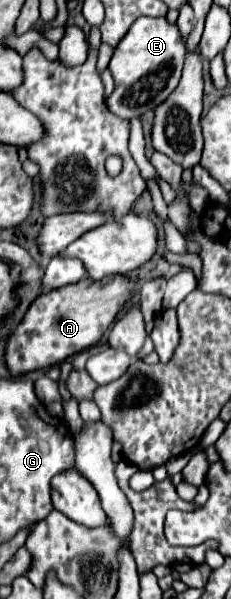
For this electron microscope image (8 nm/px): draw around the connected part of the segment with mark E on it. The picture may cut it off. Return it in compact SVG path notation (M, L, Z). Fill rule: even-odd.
M139 17L131 25L127 35L121 39L121 43L115 47L115 53L113 53L111 63L109 63L109 69L111 69L113 79L115 79L115 89L107 97L109 111L113 115L129 121L129 119L139 119L147 111L159 107L171 95L171 91L175 91L175 87L179 85L181 69L183 69L183 57L185 57L185 41L183 41L177 25L167 23L165 17Z

